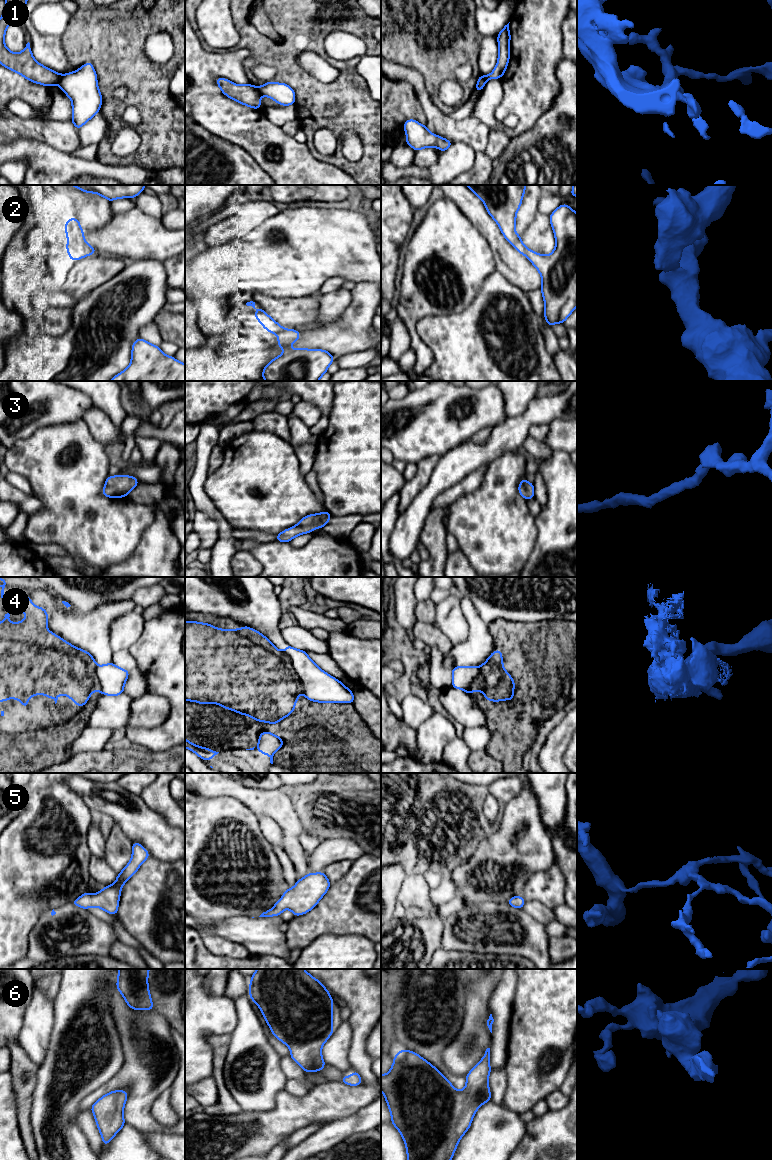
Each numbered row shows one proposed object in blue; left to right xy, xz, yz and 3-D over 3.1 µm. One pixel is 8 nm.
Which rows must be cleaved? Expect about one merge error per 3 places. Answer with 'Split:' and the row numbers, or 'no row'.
Split: 1, 4

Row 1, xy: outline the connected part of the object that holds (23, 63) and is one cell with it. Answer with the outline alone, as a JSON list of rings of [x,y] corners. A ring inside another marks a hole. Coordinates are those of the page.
[[[6,0],[6,8],[0,18],[0,64],[36,84],[46,87],[59,84],[62,75],[38,63],[29,42],[20,53],[9,51],[4,43],[7,27],[12,23],[23,23],[26,3],[27,0]]]

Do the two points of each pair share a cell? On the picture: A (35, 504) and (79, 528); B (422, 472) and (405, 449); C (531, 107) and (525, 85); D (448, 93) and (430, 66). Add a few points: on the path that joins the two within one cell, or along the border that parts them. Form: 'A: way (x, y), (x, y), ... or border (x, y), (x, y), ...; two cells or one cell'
A: border (31, 494), (40, 501), (41, 507), (28, 514); two cells
B: border (439, 456), (429, 455), (416, 463); two cells
C: way (528, 102), (526, 90); one cell
D: border (448, 78), (441, 84), (439, 99), (451, 105); two cells

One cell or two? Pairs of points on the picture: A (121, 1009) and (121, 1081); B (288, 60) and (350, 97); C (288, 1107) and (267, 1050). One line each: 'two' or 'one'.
A: one
B: one
C: two

